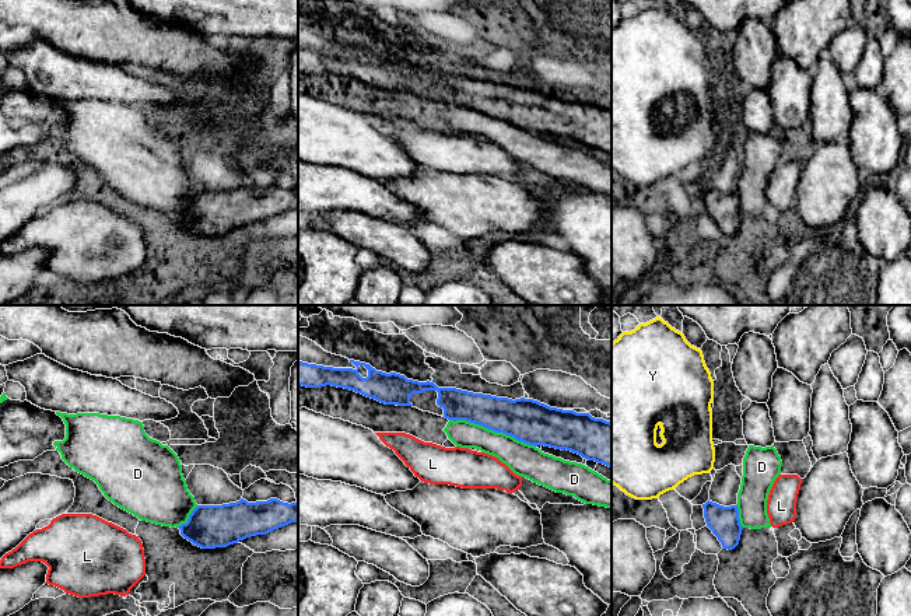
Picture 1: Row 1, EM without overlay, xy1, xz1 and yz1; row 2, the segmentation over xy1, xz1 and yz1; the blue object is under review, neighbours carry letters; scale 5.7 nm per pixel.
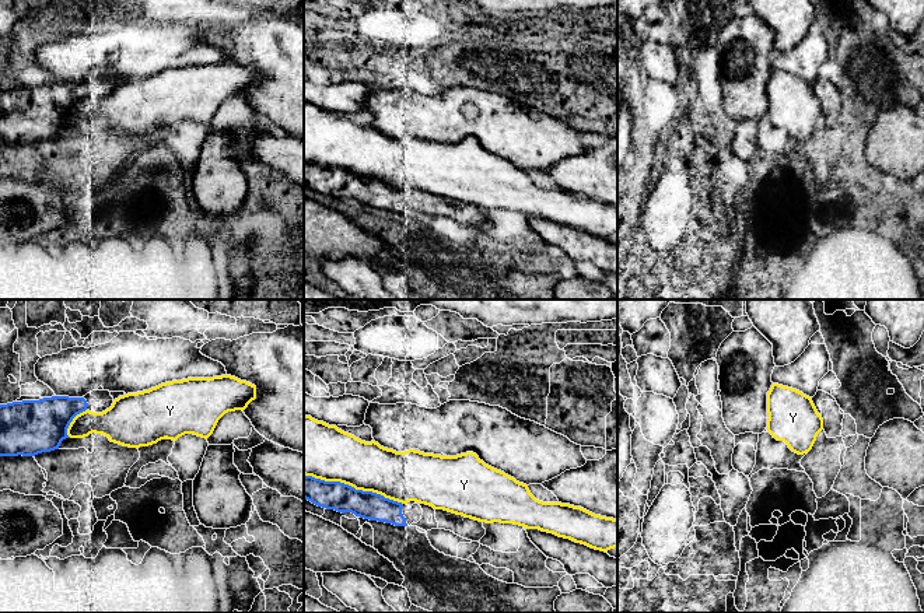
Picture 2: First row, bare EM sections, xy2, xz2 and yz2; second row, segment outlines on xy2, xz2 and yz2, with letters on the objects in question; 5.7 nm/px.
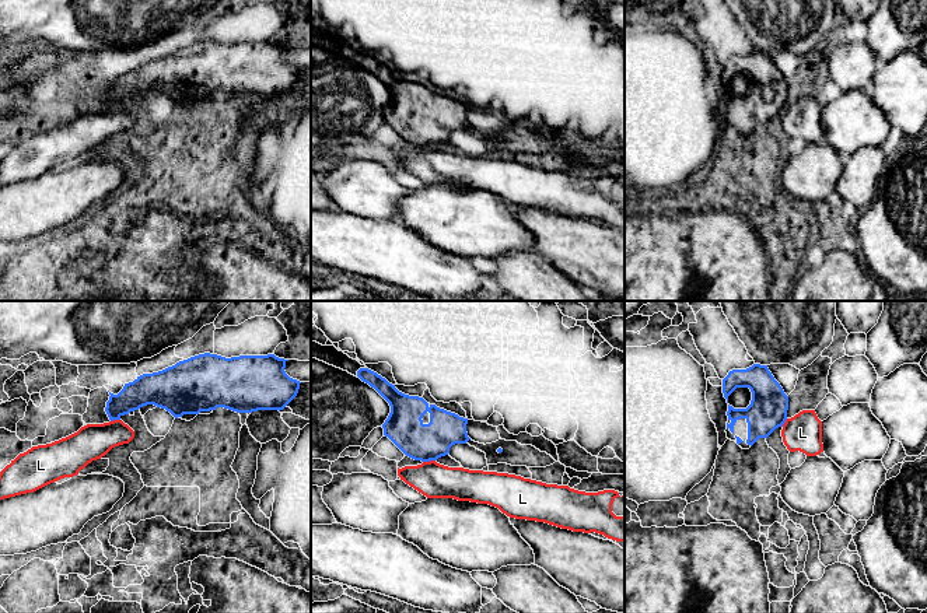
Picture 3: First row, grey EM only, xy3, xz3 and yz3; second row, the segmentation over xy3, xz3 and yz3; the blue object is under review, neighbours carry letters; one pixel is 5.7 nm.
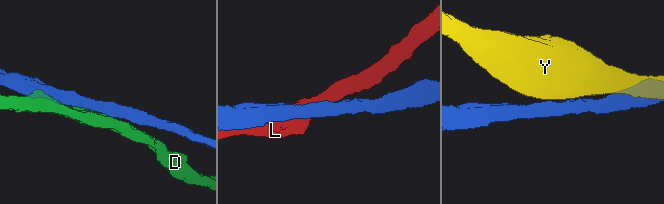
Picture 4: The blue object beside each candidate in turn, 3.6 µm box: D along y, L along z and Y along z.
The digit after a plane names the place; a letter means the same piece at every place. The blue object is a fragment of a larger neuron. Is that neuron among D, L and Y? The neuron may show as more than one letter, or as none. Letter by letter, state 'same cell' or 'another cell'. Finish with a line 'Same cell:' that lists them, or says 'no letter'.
D: another cell
L: another cell
Y: another cell
Same cell: no letter

